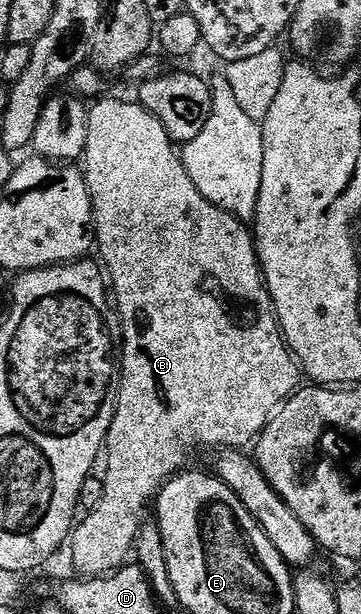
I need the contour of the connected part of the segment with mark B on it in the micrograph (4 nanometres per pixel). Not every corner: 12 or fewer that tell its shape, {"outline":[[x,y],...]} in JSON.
{"outline":[[138,102],[85,175],[123,325],[80,577],[132,555],[203,448],[254,445],[301,369],[252,229]]}

